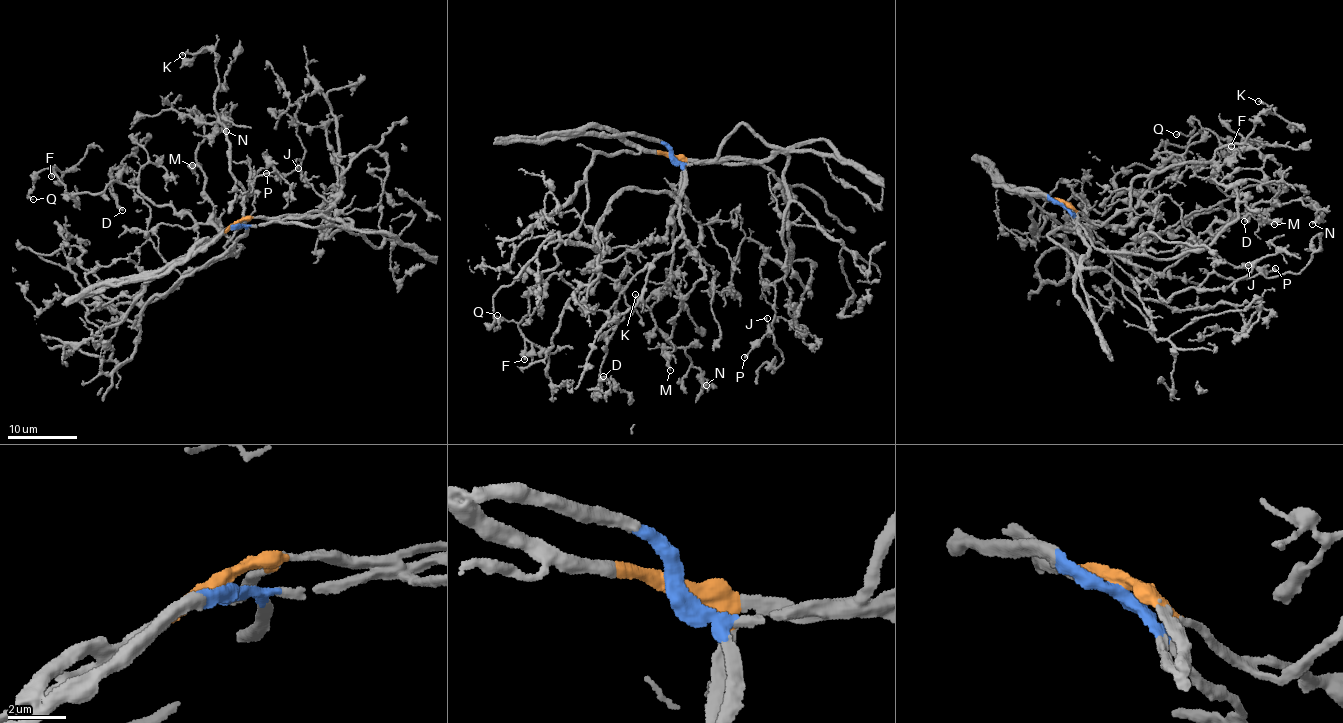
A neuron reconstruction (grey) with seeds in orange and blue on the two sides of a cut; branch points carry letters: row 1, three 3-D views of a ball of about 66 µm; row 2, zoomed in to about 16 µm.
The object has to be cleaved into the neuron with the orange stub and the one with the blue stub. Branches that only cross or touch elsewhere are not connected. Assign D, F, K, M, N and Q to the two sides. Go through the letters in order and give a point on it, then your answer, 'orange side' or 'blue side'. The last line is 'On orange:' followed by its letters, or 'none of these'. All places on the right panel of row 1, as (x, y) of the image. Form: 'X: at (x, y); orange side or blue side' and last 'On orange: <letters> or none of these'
D: at (1244, 221); blue side
F: at (1231, 146); orange side
K: at (1258, 101); orange side
M: at (1274, 224); blue side
N: at (1312, 224); blue side
Q: at (1176, 134); orange side
On orange: F, K, Q

